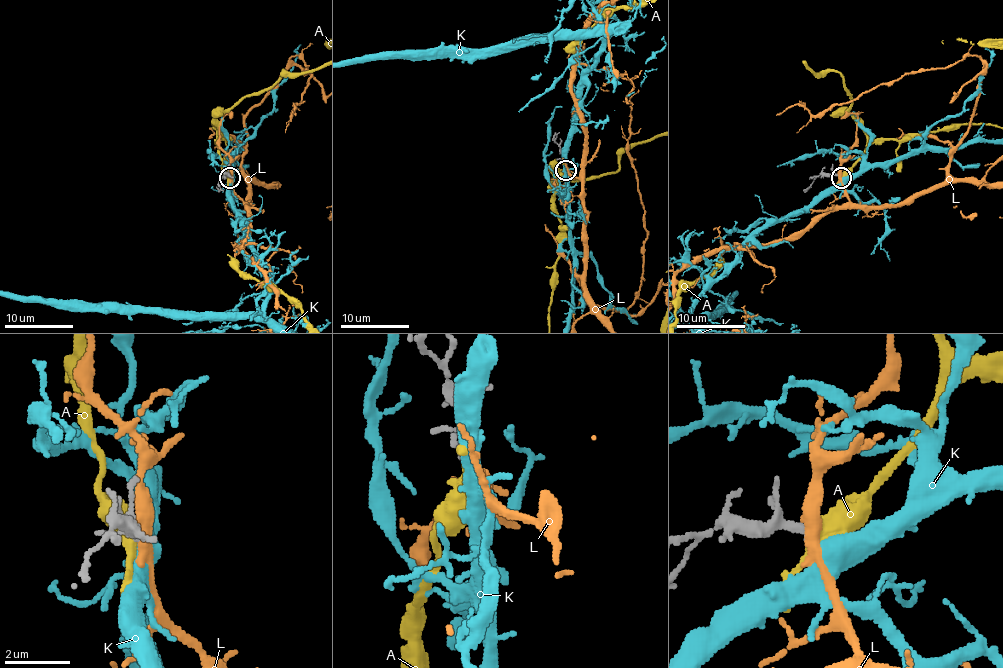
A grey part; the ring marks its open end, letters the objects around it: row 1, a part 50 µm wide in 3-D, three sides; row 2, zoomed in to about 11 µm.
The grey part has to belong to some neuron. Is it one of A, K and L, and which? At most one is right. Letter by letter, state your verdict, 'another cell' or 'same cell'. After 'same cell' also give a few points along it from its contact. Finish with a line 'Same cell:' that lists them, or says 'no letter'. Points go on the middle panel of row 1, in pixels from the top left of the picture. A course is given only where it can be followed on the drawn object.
A: another cell
K: same cell
L: another cell
Same cell: K

